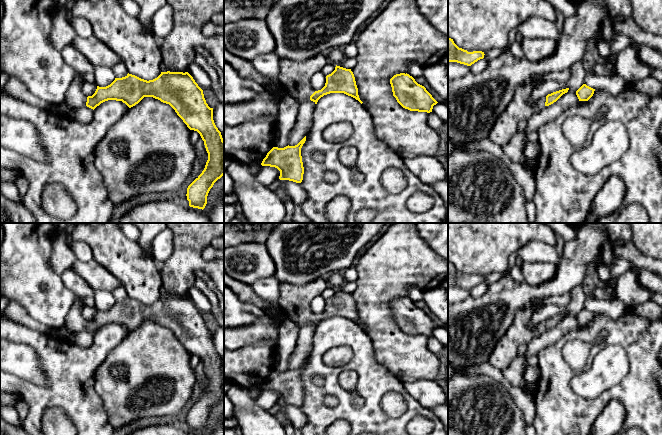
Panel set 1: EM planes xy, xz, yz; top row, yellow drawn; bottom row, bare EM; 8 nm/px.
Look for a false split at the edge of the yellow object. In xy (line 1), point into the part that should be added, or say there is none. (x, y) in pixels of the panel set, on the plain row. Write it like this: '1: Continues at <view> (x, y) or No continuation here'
1: Continues at xy (75, 323)

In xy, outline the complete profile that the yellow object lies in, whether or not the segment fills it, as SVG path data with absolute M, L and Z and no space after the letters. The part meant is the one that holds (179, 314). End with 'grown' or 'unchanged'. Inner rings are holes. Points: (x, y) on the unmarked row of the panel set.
M167 295L161 296L157 302L147 305L128 297L125 301L115 302L106 311L97 310L95 317L88 321L82 316L84 305L84 300L77 297L66 316L64 327L71 337L86 330L94 334L101 327L108 324L122 325L131 332L144 321L153 321L169 328L190 354L197 355L200 358L208 377L208 384L202 397L188 410L186 420L190 431L203 434L207 428L207 420L210 413L224 399L224 364L214 347L213 332L210 332L206 327L203 314L193 301L188 296Z; grown

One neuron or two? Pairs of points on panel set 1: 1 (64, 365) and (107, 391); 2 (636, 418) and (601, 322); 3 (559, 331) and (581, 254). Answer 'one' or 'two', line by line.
1: two
2: one
3: two

